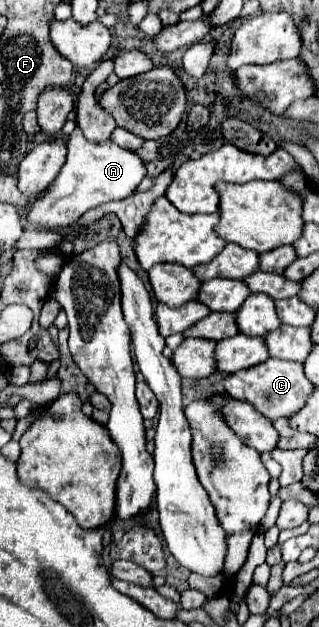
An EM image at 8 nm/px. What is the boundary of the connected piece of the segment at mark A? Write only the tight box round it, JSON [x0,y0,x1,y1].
[28,128,146,228]

